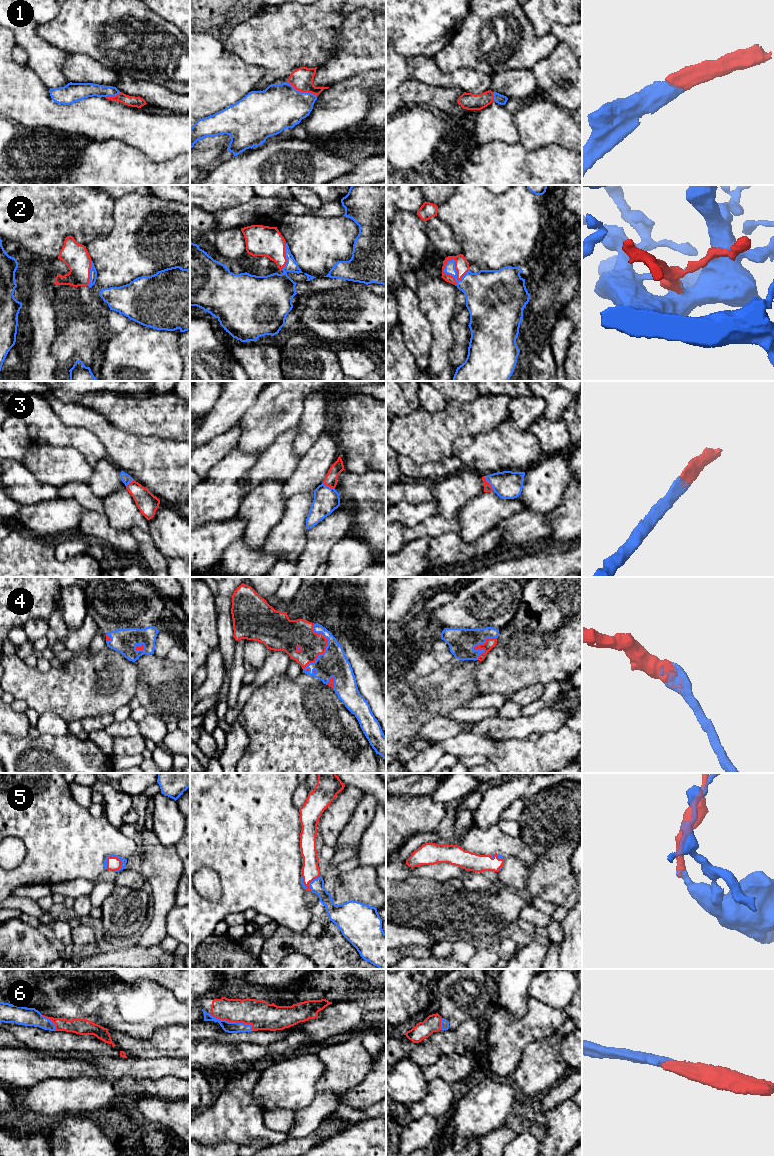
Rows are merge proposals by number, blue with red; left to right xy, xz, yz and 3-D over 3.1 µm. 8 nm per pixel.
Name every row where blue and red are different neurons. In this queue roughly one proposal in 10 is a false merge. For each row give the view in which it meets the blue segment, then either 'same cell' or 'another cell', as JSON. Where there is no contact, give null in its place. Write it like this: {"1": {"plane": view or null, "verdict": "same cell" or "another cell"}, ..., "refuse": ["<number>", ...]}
{"1": {"plane": "xz", "verdict": "same cell"}, "2": {"plane": "yz", "verdict": "same cell"}, "3": {"plane": "yz", "verdict": "same cell"}, "4": {"plane": "xz", "verdict": "same cell"}, "5": {"plane": "xy", "verdict": "same cell"}, "6": {"plane": "xz", "verdict": "same cell"}, "refuse": []}

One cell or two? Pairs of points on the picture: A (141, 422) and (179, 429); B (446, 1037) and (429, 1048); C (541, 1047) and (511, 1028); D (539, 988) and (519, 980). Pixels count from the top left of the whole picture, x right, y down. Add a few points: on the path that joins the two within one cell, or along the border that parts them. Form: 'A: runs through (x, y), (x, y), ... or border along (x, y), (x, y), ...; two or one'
A: runs through (150, 424), (170, 424); one
B: border along (428, 1037), (442, 1052); two
C: border along (554, 1032), (531, 1042), (519, 1061); two
D: border along (532, 979), (528, 988), (529, 997); two

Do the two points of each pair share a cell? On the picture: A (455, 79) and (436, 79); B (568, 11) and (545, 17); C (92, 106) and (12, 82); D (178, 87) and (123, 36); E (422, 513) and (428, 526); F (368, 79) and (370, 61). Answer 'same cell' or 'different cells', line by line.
A: same cell
B: same cell
C: same cell
D: same cell
E: different cells
F: different cells

